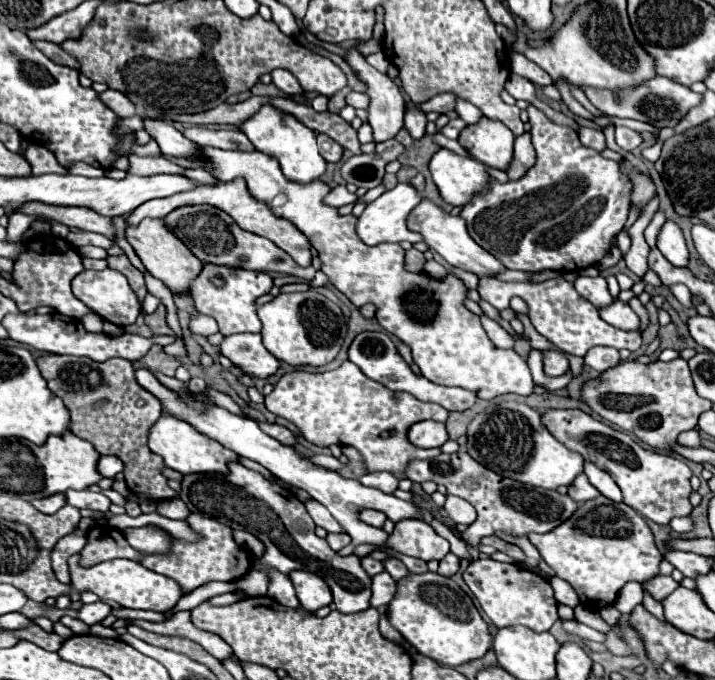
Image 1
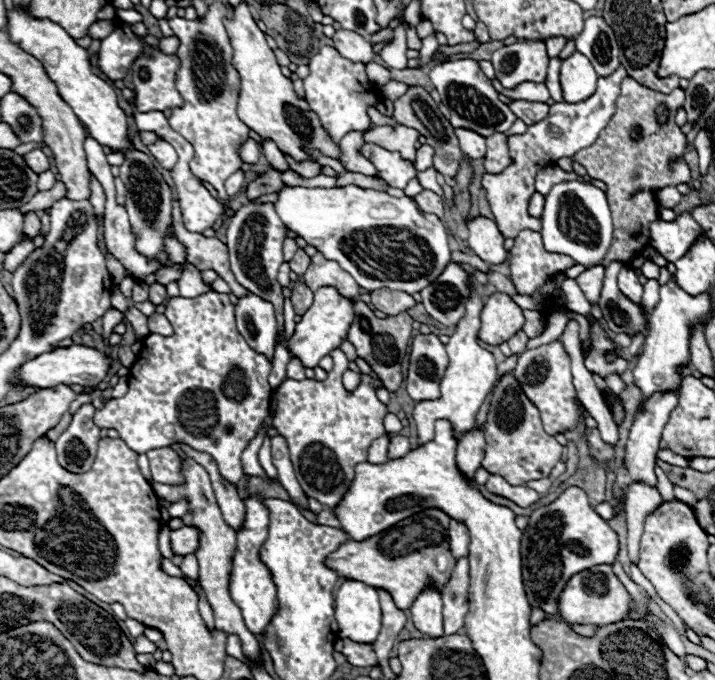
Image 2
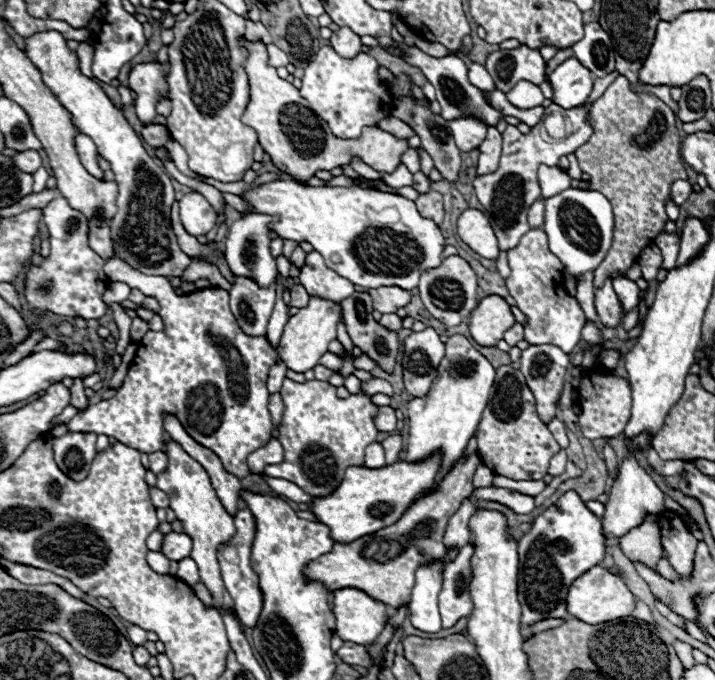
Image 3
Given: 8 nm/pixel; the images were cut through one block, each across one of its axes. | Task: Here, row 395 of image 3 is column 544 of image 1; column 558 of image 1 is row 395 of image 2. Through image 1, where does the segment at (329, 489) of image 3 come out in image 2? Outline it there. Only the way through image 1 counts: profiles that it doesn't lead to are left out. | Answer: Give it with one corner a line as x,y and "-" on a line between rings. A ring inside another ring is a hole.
337,348
330,353
334,362
334,370
328,374
326,380
284,380
280,388
276,390
276,416
274,416
274,428
288,440
292,464
296,478
302,486
302,490
316,498
320,504
334,510
338,502
348,492
352,480
354,480
354,466
360,462
366,462
368,448
374,438
384,434
384,414
388,414
386,404
382,404
376,398
376,392
370,384
360,384
354,392
348,392
342,384
342,372
348,370
348,358

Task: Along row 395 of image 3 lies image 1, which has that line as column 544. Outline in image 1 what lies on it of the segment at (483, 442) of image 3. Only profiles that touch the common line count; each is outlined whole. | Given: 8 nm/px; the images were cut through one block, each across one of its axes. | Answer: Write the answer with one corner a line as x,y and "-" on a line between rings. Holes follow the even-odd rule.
460,450
456,454
440,454
432,460
414,460
408,466
406,478
412,482
420,482
420,484
426,480
442,484
442,486
446,486
448,494
460,496
476,508
478,518
462,532
462,538
468,544
478,544
480,538
492,536
496,532
506,532
512,536
526,536
530,532
540,532
540,534
550,532
552,528
556,528
558,524
568,520
572,516
572,512
576,510
576,502
570,500
570,496
562,496
556,490
532,488
532,486
520,484
516,480
504,478
504,476
484,468
482,464
478,464
464,450

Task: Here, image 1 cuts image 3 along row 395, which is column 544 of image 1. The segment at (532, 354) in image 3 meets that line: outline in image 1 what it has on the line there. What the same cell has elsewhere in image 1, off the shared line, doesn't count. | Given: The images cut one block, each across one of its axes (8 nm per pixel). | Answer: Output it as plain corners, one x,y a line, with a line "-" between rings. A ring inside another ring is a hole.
604,496
578,504
570,520
552,532
528,534
528,540
538,548
542,560
556,576
570,582
580,604
596,610
614,604
620,588
628,580
644,582
656,576
662,560
646,520
626,504
616,504

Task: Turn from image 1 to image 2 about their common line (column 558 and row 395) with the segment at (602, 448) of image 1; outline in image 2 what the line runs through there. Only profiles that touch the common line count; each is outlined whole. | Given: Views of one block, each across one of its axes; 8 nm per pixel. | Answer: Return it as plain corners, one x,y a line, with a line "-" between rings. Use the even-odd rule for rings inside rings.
420,334
412,340
406,390
412,400
440,398
440,380
448,366
448,354
436,334

